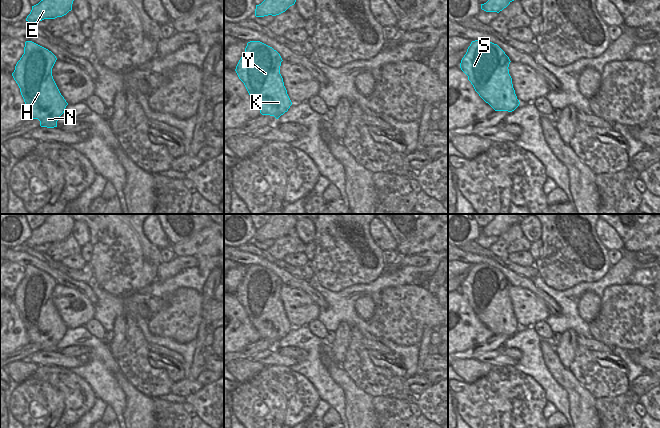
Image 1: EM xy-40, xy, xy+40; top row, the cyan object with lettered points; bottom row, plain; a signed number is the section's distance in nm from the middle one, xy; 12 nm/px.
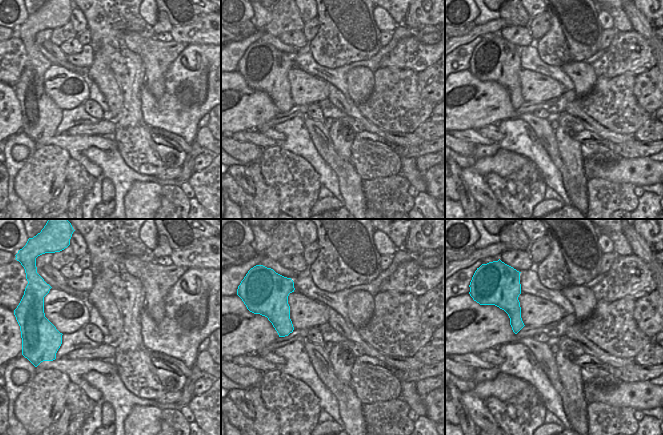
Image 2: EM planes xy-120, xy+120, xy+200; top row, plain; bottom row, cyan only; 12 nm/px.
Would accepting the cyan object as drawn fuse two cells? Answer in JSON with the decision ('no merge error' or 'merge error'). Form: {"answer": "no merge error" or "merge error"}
{"answer": "no merge error"}

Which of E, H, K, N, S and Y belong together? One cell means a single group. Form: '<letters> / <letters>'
E H K N S Y

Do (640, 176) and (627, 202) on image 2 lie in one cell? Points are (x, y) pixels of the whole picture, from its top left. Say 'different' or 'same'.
different

